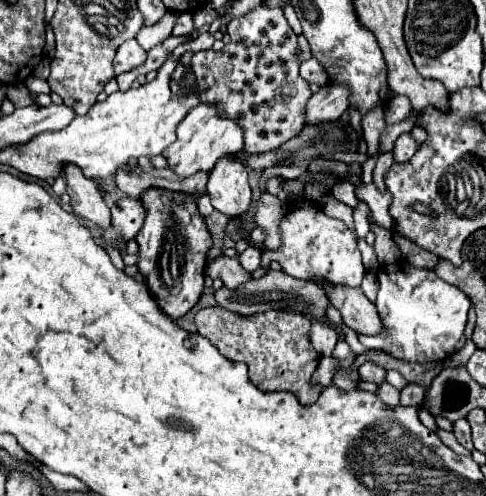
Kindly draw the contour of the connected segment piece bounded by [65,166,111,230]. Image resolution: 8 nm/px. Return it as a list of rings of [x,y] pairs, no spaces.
[[[67,166],[65,180],[67,180],[67,194],[73,198],[71,200],[73,212],[107,230],[107,226],[111,226],[111,212],[103,202],[103,196],[97,190],[97,184],[85,178],[83,172],[75,166]]]

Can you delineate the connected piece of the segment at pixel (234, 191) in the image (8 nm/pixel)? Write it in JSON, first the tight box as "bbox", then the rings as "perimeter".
{"bbox":[207,156,251,222],"perimeter":[[[229,156],[221,158],[215,168],[209,174],[209,182],[207,182],[207,194],[211,196],[211,204],[215,210],[219,210],[225,216],[231,218],[239,218],[241,222],[245,222],[245,216],[251,212],[251,186],[247,180],[247,170],[243,170],[243,166],[239,166],[239,162],[231,162]]]}

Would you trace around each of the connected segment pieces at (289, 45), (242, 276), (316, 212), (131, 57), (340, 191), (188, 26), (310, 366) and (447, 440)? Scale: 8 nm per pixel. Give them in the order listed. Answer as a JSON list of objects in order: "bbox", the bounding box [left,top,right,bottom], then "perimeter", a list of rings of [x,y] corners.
[{"bbox":[193,4,311,154],"perimeter":[[[265,4],[247,12],[245,16],[231,18],[227,22],[227,34],[231,36],[219,52],[201,50],[193,56],[193,74],[197,78],[197,94],[201,104],[211,104],[217,108],[221,118],[235,120],[243,130],[243,152],[261,154],[271,152],[299,136],[305,126],[305,106],[311,98],[309,82],[299,76],[301,60],[297,56],[297,36],[287,24],[281,8],[269,8]]]},{"bbox":[205,256,251,288],"perimeter":[[[227,256],[207,260],[205,262],[205,274],[209,278],[221,278],[225,288],[235,288],[235,286],[251,280],[251,274],[245,272],[243,266],[239,266],[239,260],[237,258],[227,258]]]},{"bbox":[261,206,365,286],"perimeter":[[[295,206],[281,220],[283,246],[279,250],[262,252],[261,267],[269,269],[271,261],[277,261],[283,270],[293,278],[311,278],[311,274],[319,274],[327,278],[327,282],[337,282],[345,286],[359,286],[365,276],[365,266],[361,262],[361,252],[357,248],[355,230],[347,228],[341,220],[329,218],[317,206]]]},{"bbox":[115,40,147,74],"perimeter":[[[127,40],[123,46],[119,46],[117,56],[115,56],[115,74],[129,72],[137,66],[141,66],[147,60],[147,52],[137,44],[137,40]]]},{"bbox":[331,182,357,210],"perimeter":[[[339,182],[339,186],[335,186],[335,190],[331,192],[339,202],[351,206],[353,210],[357,208],[357,198],[355,198],[355,186],[347,184],[347,182]]]},{"bbox":[173,14,193,36],"perimeter":[[[181,14],[173,26],[173,36],[185,36],[189,32],[193,32],[193,20],[189,14]]]},{"bbox":[195,306,323,406],"perimeter":[[[221,306],[201,308],[195,314],[197,332],[207,338],[227,360],[245,362],[249,368],[249,380],[261,392],[287,390],[297,396],[299,404],[311,406],[323,388],[313,384],[313,372],[319,366],[321,354],[309,342],[309,318],[299,312],[269,310],[263,314],[241,316]]]},{"bbox":[437,430,469,454],"perimeter":[[[437,430],[437,436],[441,438],[441,442],[445,444],[445,446],[449,446],[455,454],[469,454],[457,440],[455,440],[455,436],[451,434],[451,432],[445,432],[445,430]]]}]

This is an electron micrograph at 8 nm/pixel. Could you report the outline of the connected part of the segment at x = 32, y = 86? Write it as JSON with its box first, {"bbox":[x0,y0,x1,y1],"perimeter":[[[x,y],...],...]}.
{"bbox":[25,75,51,94],"perimeter":[[[32,75],[26,80],[25,85],[29,91],[36,94],[40,94],[40,93],[50,94],[51,93],[51,89],[47,80],[34,77]]]}

